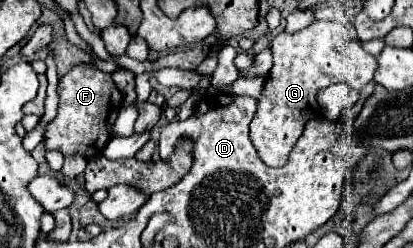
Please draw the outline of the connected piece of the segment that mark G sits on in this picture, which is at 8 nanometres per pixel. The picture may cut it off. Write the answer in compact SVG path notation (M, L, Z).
M313 21L309 27L293 35L279 33L273 39L271 49L273 67L265 81L263 95L259 97L259 109L250 124L250 139L267 165L283 167L301 137L305 123L321 113L315 93L321 87L341 81L359 91L363 85L373 81L379 61L363 49L359 39L351 39L347 27L337 21Z

